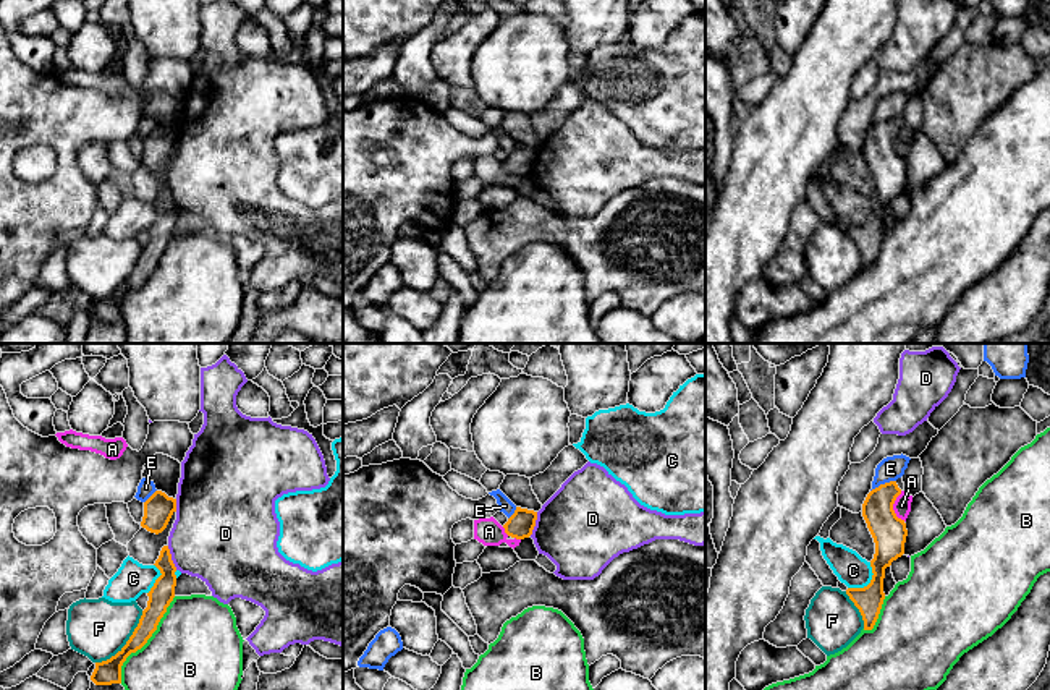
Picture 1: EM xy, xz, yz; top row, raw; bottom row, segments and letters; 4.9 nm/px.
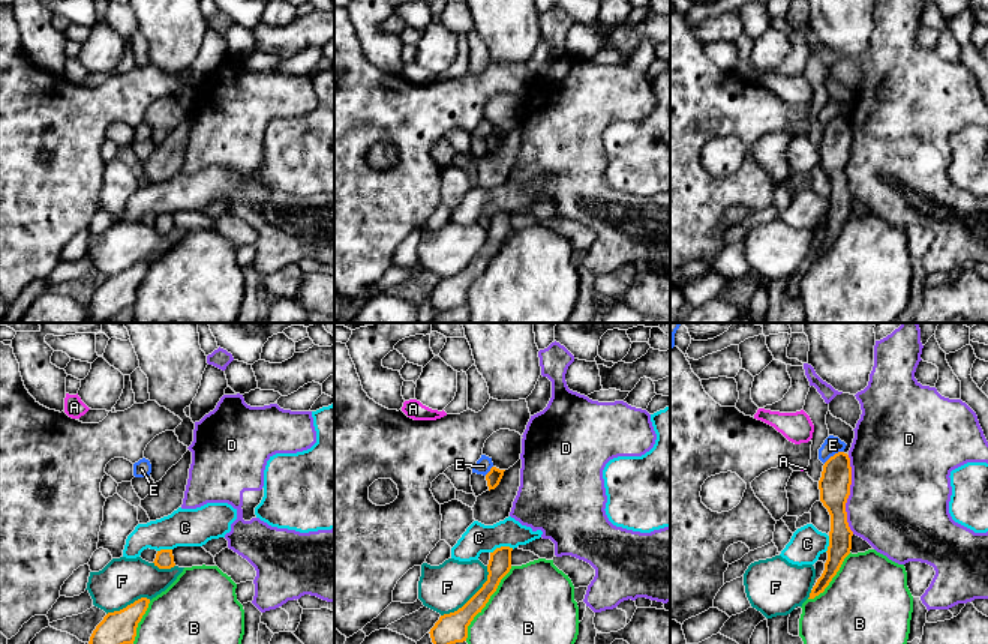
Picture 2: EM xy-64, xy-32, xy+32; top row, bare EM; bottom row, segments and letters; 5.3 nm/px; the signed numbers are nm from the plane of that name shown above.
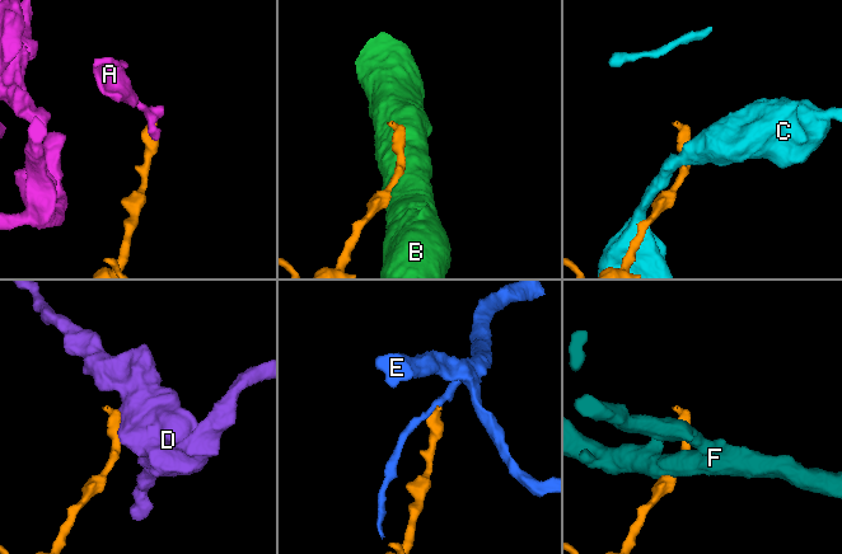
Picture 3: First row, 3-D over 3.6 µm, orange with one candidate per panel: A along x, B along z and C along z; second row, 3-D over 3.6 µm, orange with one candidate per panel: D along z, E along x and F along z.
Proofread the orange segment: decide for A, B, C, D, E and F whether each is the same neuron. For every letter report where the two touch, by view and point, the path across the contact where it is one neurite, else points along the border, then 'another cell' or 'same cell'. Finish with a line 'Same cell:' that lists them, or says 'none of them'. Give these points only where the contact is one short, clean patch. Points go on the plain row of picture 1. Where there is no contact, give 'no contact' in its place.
A: contact yz (892, 144); border yz (901, 128), (893, 141), (893, 149), (905, 157); another cell
B: contact xy (146, 279); another cell
C: contact yz (869, 221); border yz (871, 200), (871, 217), (863, 224), (848, 225); another cell
D: contact xy (170, 195); border xy (167, 183), (177, 206); another cell
E: contact yz (882, 122); border yz (895, 117), (880, 120), (871, 128); another cell
F: contact xy (127, 279); border xy (143, 248), (130, 276), (114, 292), (96, 300); another cell
Same cell: none of them

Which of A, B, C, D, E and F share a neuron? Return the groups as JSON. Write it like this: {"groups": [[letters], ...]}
{"groups": [["A"], ["B"], ["C"], ["D"], ["E"], ["F"]]}

